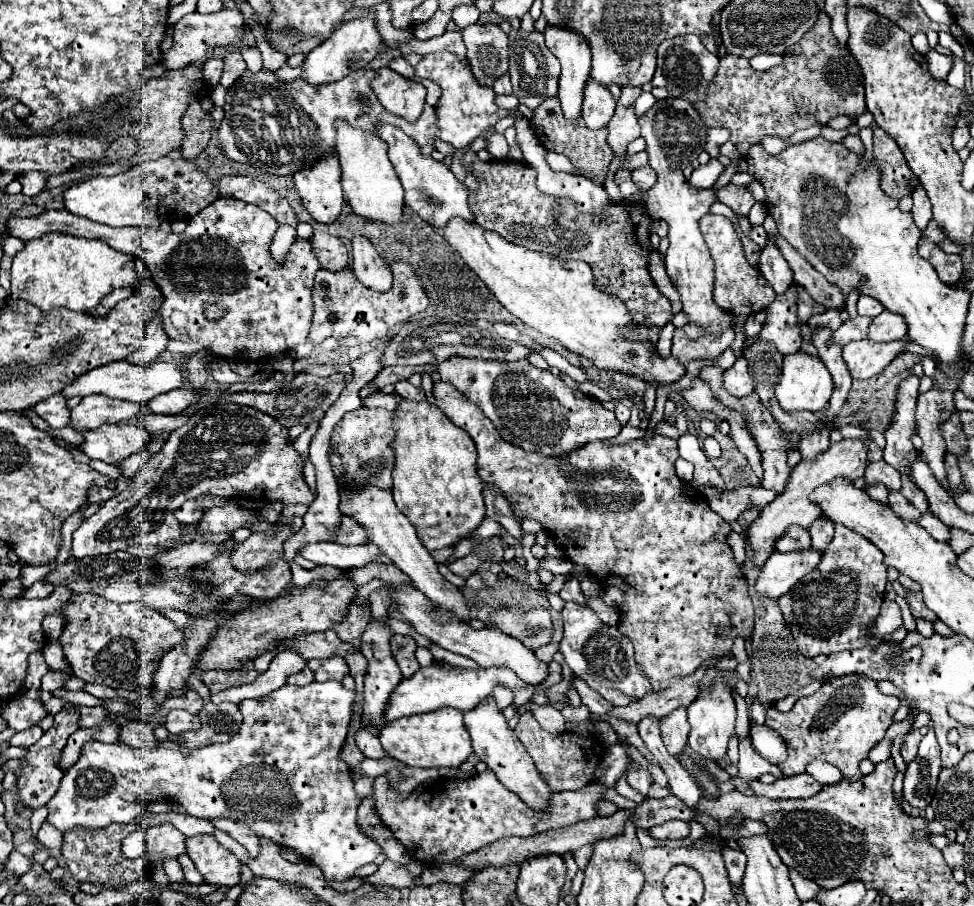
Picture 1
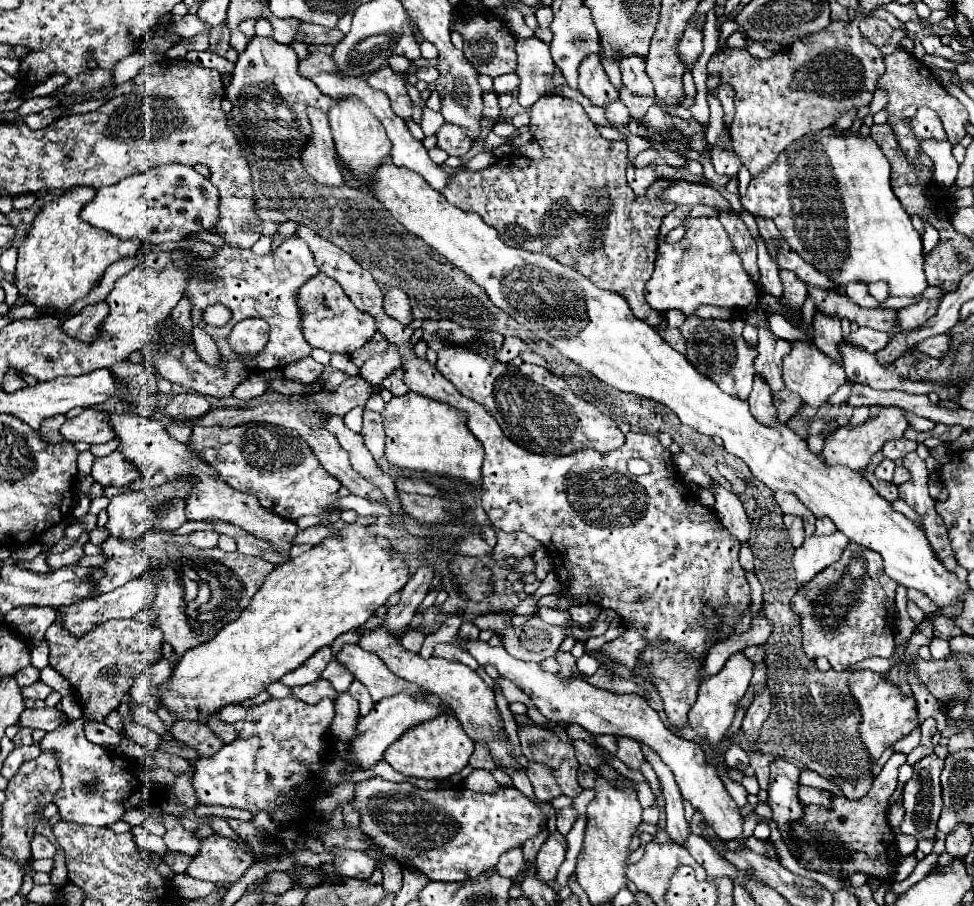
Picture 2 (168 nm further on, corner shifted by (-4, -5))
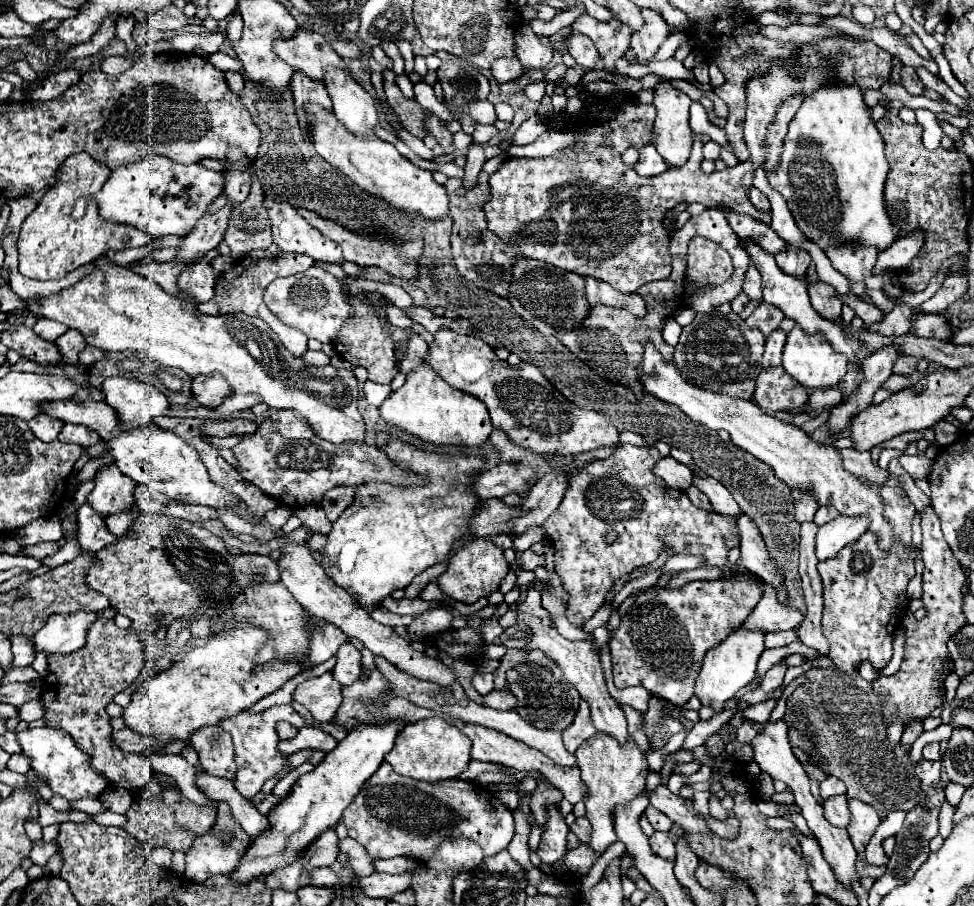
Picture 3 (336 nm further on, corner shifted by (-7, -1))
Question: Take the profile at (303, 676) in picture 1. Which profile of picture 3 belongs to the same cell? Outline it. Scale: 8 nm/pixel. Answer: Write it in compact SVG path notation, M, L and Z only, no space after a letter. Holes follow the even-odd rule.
M331 672L299 684L293 700L305 706L317 722L333 722L341 706L341 684L335 682Z

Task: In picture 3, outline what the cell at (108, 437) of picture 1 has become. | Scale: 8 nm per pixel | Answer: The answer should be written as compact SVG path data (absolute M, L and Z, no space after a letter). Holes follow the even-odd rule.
M111 462L107 466L101 466L95 474L95 490L87 496L87 502L101 514L117 514L123 510L129 510L135 502L135 480L123 476L119 472L117 464Z

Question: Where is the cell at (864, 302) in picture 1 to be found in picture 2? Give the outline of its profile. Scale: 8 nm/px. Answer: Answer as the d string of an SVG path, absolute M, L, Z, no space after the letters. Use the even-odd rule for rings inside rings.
M860 282L846 284L846 296L850 296L852 302L862 306L862 308L878 308L878 300L868 294L868 286L866 284L860 284Z

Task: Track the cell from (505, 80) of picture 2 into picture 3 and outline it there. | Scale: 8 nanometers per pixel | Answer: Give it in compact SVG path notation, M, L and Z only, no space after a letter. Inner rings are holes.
M497 60L491 66L491 74L495 76L497 82L515 82L523 76L523 66L519 64L519 60Z

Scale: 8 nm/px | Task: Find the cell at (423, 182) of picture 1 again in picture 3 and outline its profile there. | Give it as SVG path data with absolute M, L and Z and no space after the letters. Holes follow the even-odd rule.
M299 30L295 38L279 42L275 52L279 52L281 60L291 64L295 70L301 70L311 80L323 80L327 66L347 70L343 58L325 42L323 34L319 32Z

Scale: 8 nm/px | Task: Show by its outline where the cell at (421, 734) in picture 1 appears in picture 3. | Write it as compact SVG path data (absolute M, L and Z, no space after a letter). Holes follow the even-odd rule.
M439 716L417 720L415 724L407 724L403 732L399 732L395 740L395 748L385 756L385 760L393 766L393 770L401 776L409 776L425 782L439 782L447 778L459 776L467 770L471 760L471 740L455 726L445 722Z

